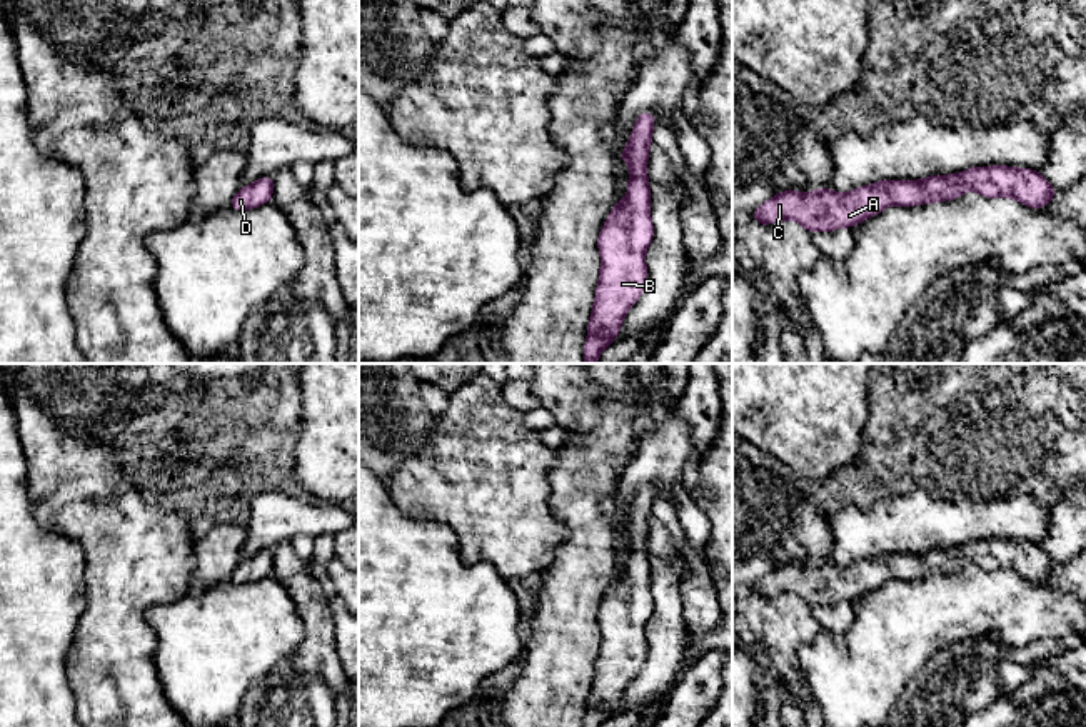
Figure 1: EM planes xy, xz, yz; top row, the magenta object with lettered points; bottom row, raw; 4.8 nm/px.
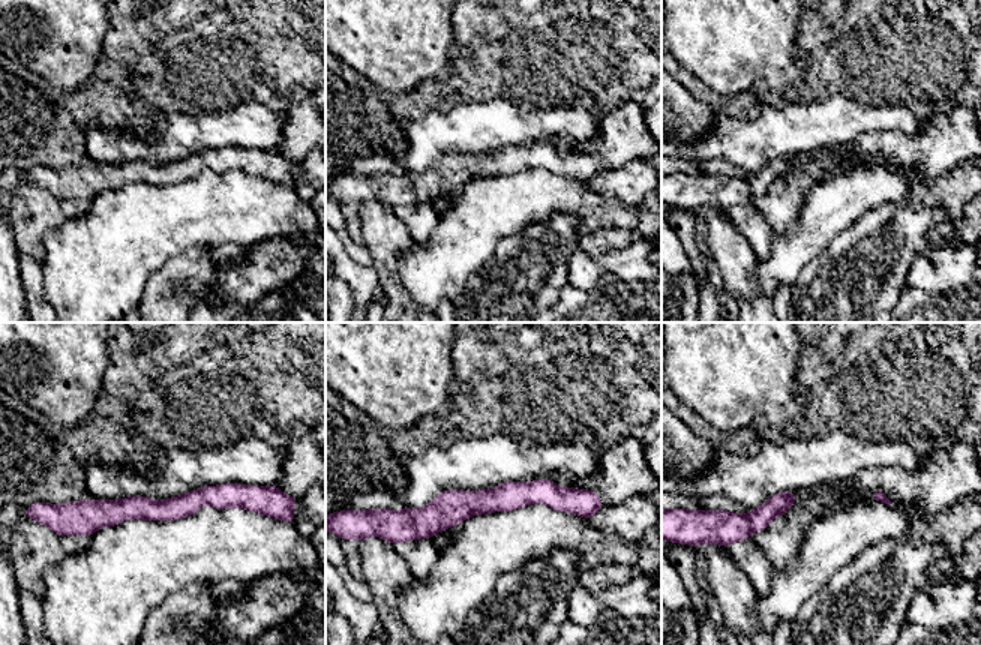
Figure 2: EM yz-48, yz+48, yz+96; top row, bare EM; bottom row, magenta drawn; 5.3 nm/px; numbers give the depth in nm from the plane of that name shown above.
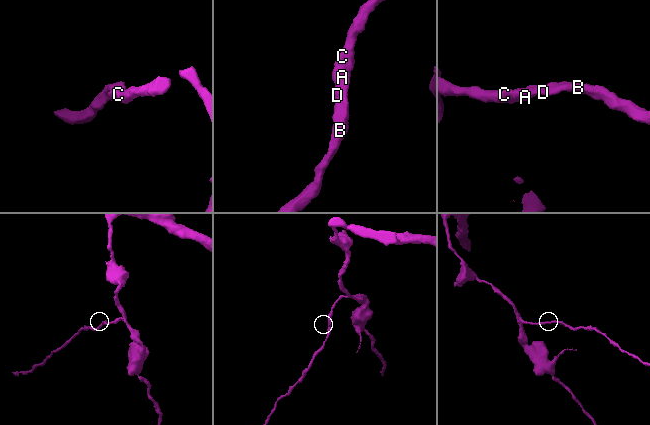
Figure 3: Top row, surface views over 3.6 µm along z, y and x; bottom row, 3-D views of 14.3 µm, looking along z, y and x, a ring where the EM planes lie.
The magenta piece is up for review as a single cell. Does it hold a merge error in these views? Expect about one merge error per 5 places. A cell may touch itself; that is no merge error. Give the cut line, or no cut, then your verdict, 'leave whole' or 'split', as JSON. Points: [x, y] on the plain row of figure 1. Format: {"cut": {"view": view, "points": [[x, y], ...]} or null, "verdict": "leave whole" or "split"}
{"cut": null, "verdict": "leave whole"}

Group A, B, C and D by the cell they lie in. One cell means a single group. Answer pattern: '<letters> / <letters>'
A B C D

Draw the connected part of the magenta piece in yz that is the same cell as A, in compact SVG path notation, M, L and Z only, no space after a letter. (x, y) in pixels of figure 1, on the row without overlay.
M1004 539L974 540L953 549L924 554L881 554L849 567L817 562L811 567L784 564L756 582L751 590L764 600L779 594L796 594L807 605L831 605L856 600L889 579L913 580L959 572L974 564L986 572L1009 570L1031 582L1046 580L1058 567L1036 544Z

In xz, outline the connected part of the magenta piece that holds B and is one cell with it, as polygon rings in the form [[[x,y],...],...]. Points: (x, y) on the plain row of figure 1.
[[[651,485],[639,487],[626,524],[616,529],[616,532],[624,532],[629,537],[627,572],[622,574],[617,570],[614,584],[607,589],[599,605],[601,645],[591,694],[587,697],[584,727],[601,727],[607,719],[614,717],[624,689],[631,684],[632,677],[639,674],[647,655],[646,622],[654,610],[647,529],[649,519],[652,517],[654,499],[656,495]]]

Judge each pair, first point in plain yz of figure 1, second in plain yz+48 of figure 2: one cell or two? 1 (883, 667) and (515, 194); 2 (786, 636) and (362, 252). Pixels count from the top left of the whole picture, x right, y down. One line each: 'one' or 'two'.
1: one
2: two

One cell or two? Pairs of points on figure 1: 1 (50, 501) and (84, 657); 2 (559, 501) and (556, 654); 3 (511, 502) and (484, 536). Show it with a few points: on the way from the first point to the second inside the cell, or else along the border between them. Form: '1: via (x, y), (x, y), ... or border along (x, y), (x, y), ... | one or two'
1: via (90, 537), (102, 549), (102, 617) | one
2: via (578, 539), (578, 579), (568, 601), (566, 616) | one
3: via (502, 511), (491, 527) | one

